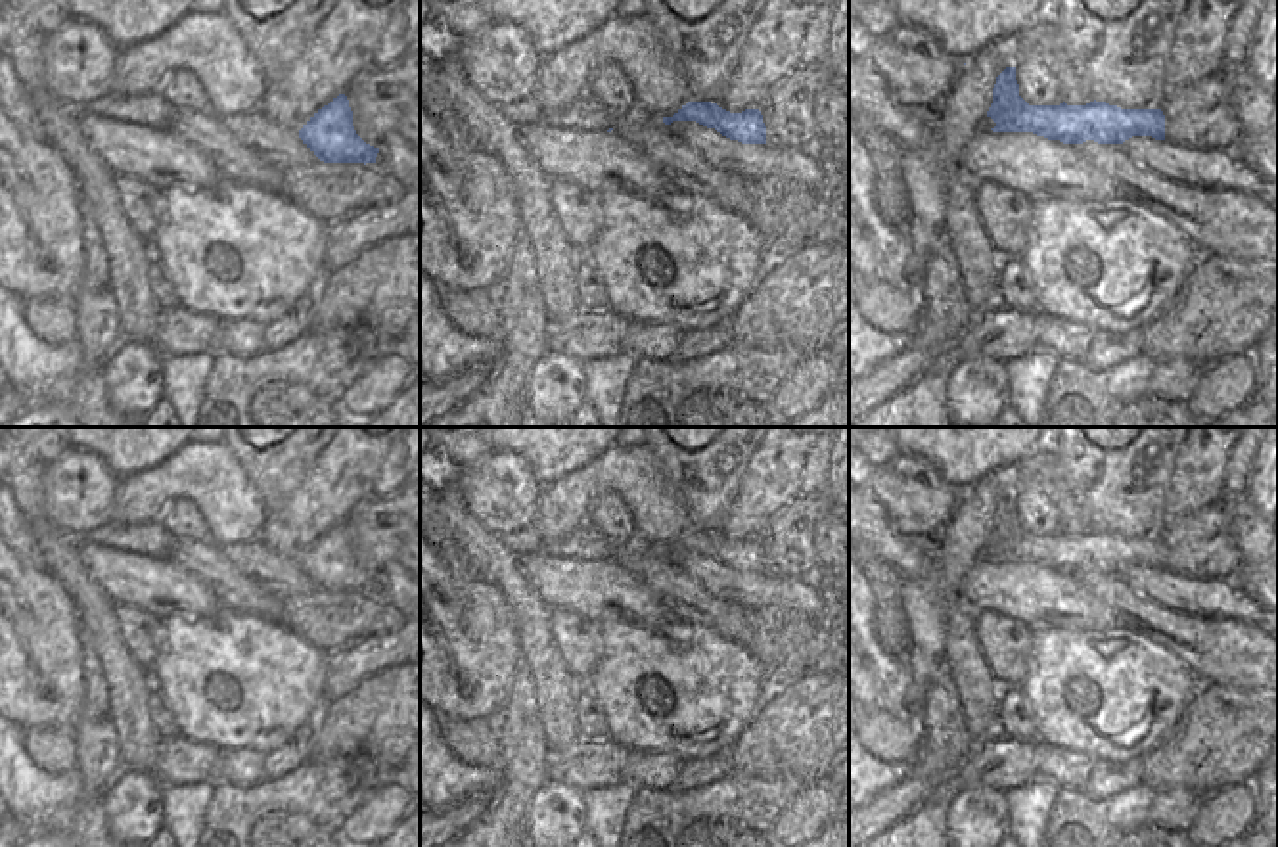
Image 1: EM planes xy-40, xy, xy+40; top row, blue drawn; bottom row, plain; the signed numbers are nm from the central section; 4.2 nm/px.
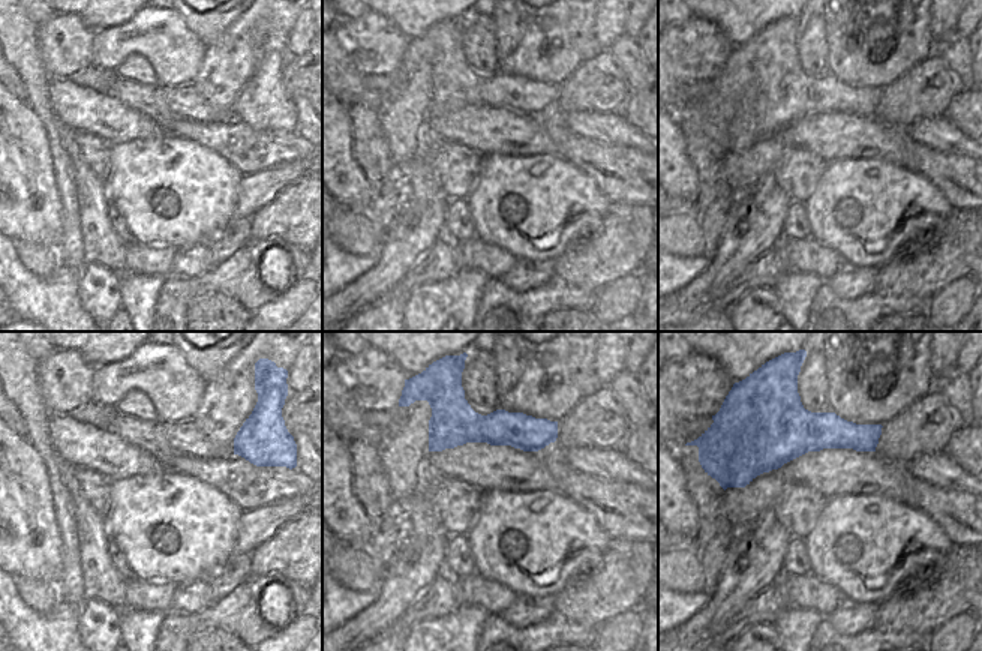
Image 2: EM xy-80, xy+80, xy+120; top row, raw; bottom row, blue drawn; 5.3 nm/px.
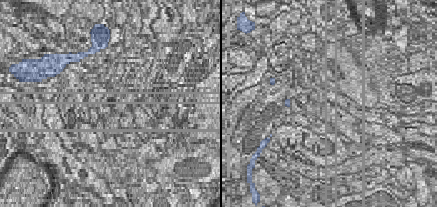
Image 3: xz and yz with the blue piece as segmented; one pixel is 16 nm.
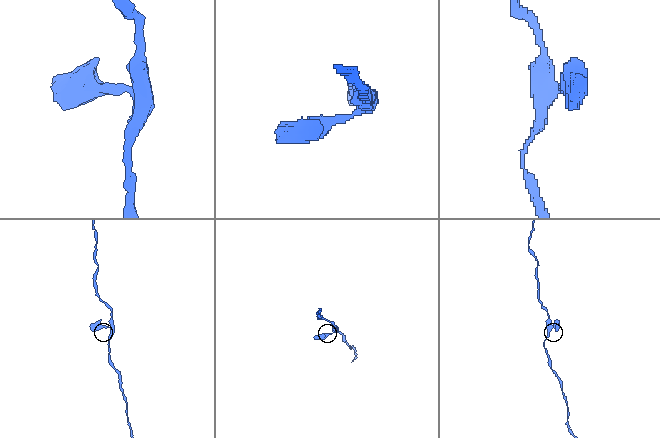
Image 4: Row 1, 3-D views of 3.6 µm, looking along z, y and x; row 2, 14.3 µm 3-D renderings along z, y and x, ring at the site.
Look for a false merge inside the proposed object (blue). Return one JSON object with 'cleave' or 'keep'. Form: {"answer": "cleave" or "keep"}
{"answer": "keep"}

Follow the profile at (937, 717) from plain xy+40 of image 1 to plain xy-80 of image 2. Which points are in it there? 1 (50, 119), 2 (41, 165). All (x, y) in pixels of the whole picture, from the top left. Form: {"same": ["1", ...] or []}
{"same": ["1"]}

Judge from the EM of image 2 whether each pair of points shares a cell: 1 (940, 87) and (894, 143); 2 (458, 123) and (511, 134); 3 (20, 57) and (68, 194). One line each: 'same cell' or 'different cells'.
1: different cells
2: same cell
3: same cell

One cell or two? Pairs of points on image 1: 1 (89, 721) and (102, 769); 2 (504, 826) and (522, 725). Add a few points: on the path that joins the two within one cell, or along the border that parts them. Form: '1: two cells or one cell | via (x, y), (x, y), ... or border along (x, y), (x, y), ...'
1: one cell | via (92, 732), (98, 757)
2: one cell | via (510, 801), (522, 777), (522, 750)

